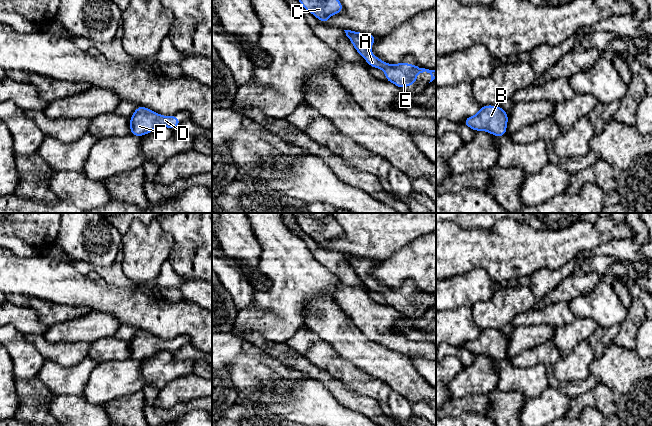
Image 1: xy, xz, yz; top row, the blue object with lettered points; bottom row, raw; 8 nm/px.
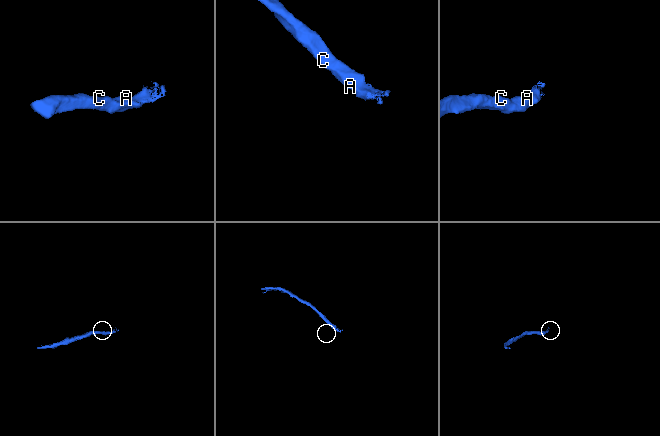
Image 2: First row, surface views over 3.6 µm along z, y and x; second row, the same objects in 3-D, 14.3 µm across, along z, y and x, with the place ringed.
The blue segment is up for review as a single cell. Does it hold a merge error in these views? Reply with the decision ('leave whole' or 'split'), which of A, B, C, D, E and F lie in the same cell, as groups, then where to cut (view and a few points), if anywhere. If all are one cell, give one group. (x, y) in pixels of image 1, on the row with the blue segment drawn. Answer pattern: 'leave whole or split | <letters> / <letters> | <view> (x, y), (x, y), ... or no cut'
leave whole | A B C D E F | no cut

